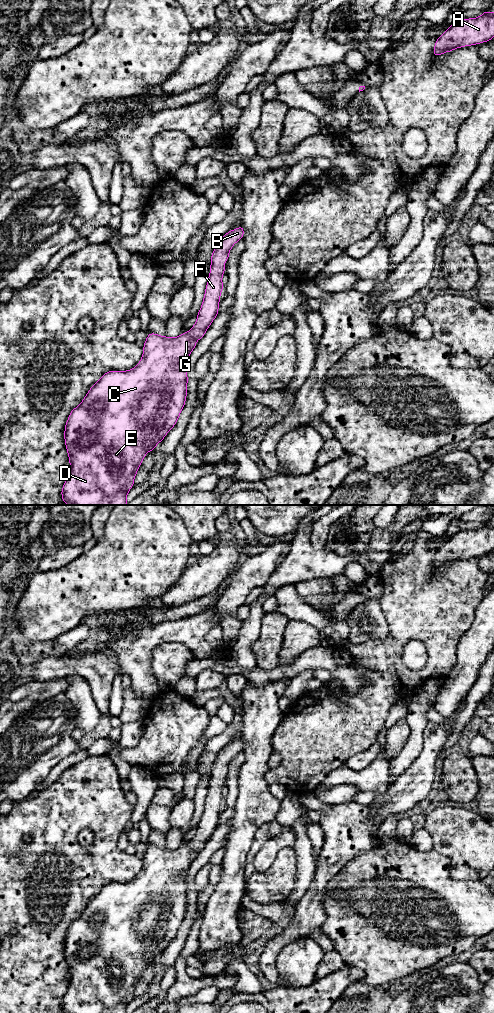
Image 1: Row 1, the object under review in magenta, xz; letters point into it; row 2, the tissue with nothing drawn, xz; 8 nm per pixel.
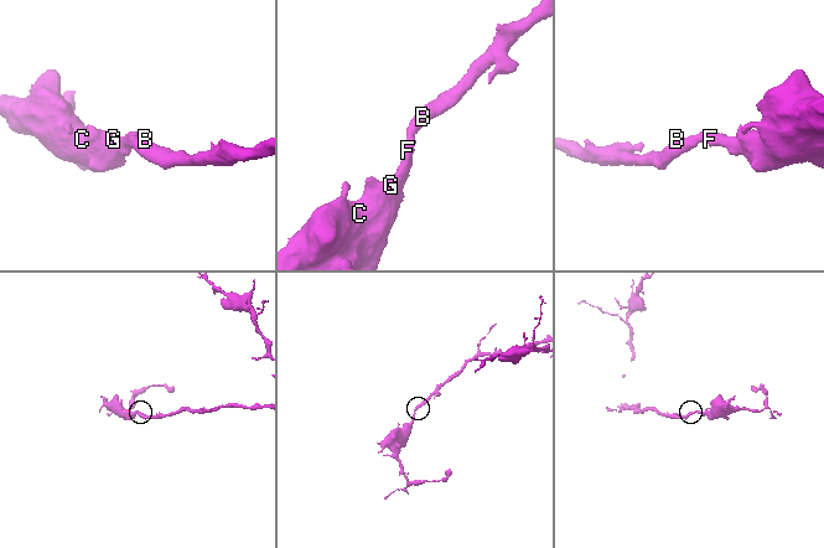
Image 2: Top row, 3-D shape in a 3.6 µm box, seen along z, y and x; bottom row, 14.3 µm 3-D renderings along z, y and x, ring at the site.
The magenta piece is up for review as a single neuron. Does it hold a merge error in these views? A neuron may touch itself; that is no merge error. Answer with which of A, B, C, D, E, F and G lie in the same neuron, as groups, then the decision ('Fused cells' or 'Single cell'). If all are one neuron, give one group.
Groups: A B C D E F G. Single cell

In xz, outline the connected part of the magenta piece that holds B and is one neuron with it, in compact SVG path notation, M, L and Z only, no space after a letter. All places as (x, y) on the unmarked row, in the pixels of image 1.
M239 738L227 744L218 754L211 767L210 786L201 820L193 839L178 849L170 850L150 844L143 857L143 867L139 875L130 882L108 883L88 902L83 913L71 922L65 936L64 952L70 982L62 999L62 1013L127 1013L127 1006L134 998L138 980L148 963L155 962L167 945L175 938L185 918L187 909L187 876L196 853L201 852L213 832L219 826L220 807L224 797L222 788L224 775L236 754L243 751L244 739Z

